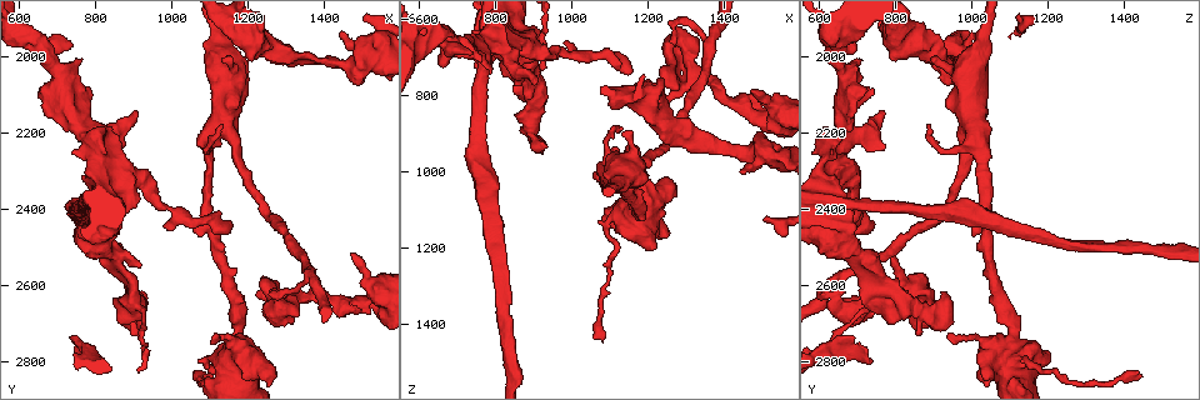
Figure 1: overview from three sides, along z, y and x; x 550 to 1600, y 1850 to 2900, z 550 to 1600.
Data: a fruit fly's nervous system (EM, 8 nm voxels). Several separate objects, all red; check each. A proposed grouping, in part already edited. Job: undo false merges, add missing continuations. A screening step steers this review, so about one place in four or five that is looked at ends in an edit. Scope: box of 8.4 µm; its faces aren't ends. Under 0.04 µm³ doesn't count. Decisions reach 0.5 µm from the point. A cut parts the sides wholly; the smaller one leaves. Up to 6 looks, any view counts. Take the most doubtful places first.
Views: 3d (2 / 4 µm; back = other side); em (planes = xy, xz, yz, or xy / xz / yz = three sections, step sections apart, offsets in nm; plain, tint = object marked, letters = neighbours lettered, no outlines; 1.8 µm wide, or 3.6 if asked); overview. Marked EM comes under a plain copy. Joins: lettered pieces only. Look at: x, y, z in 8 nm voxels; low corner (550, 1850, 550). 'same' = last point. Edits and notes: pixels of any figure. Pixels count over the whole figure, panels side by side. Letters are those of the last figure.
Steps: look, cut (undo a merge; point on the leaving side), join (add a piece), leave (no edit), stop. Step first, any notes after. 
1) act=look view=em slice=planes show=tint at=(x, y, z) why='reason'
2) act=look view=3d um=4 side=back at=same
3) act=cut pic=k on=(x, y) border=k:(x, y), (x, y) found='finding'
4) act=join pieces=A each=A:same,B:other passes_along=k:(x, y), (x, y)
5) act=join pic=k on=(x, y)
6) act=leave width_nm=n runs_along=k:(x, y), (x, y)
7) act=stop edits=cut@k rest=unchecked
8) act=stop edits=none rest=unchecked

act=look view=em slice=planes show=letters at=(1535, 2015, 970) why='thick turns thin'

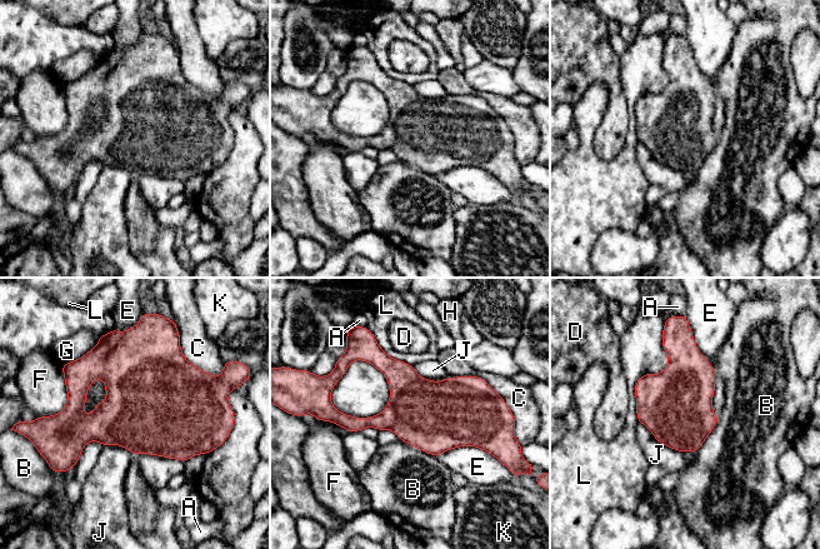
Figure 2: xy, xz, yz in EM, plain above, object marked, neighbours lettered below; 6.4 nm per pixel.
act=leave width_nm=460 each=A:other,B:other,C:other,D:other,E:other,F:other,G:other,H:other,J:other,K:other,L:other border=2:(718, 417), (715, 427), (695, 453) found='all the same cell'

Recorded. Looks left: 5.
act=look view=3d um=2 at=(1490, 2645, 850) why='arms part here'

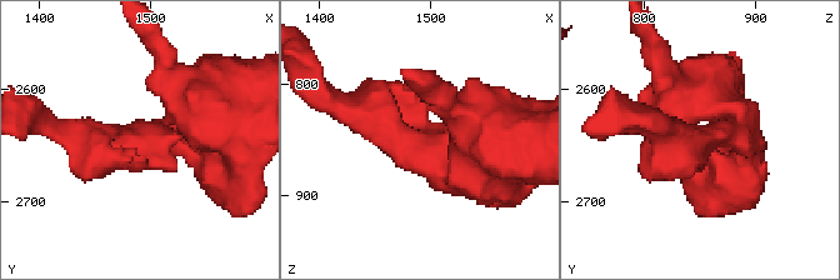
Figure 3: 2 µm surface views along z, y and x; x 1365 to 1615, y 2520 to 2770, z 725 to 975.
act=look view=em slice=planes show=letters at=(1488, 2644, 854)

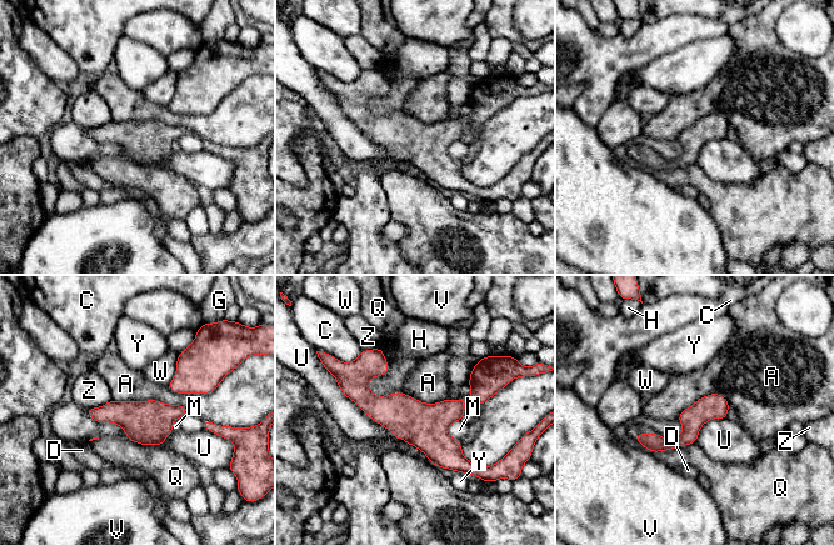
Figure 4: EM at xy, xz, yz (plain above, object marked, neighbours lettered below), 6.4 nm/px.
act=leave each=A:other,C:other,D:other,G:other,H:other,M:other,Q:other,U:other,V:other,W:other,Y:other,Z:other border=4:(111, 399), (160, 400), (179, 405) found='all the same cell'

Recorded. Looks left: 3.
act=look view=em slice=yz step=4 show=tint at=(1285, 2660, 645) why='sudden change in width'

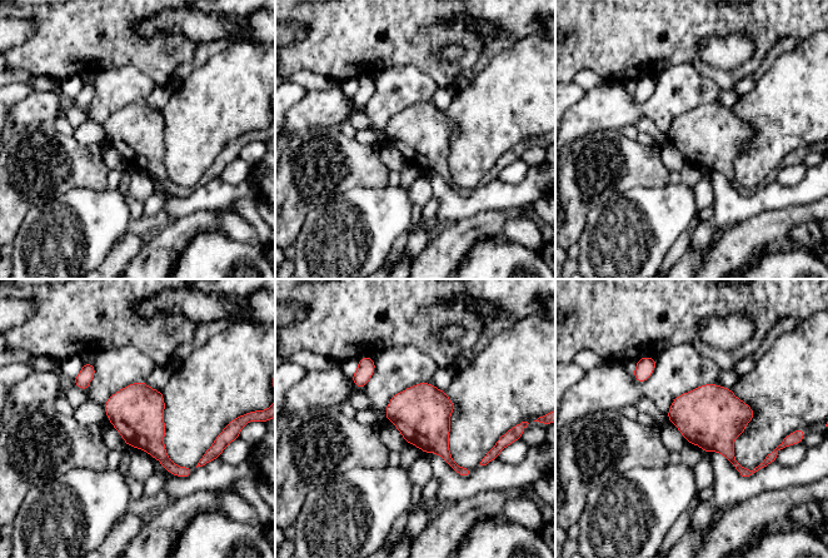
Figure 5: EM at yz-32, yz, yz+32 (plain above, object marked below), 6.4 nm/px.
act=look view=em slice=planes show=letters at=same why='another direction'

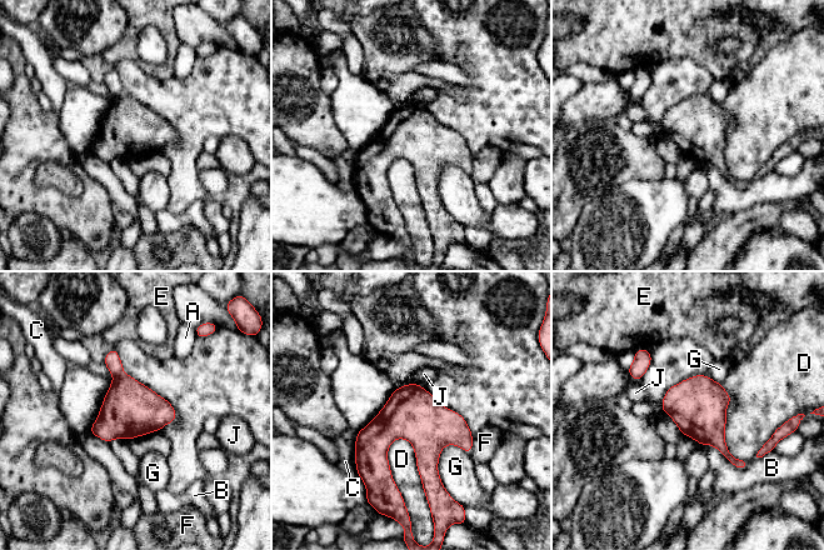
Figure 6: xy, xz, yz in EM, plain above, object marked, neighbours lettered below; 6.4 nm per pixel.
act=cut pic=6 on=(130, 409) each=A:other,B:other,C:other,D:other,E:other,F:other,G:other,J:other border=6:(123, 373), (114, 379) found='a second cell is stuck on'

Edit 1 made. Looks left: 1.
act=stop edits=cut@6 rest=unchecked

